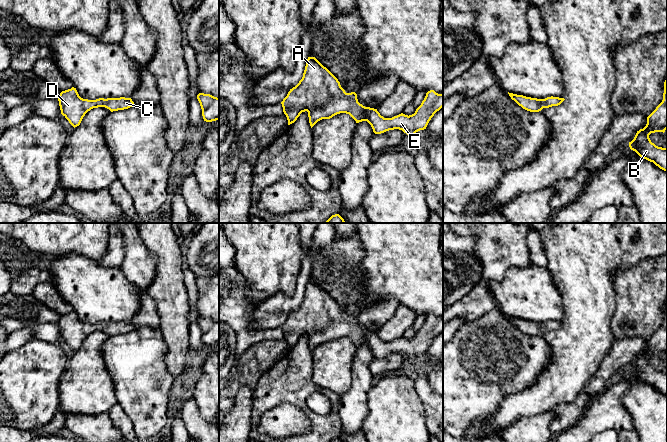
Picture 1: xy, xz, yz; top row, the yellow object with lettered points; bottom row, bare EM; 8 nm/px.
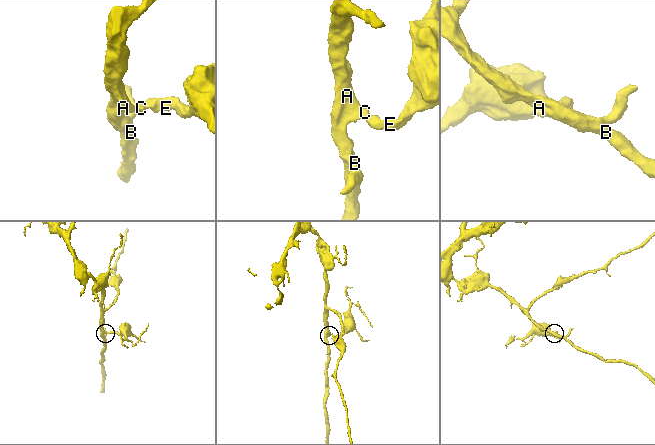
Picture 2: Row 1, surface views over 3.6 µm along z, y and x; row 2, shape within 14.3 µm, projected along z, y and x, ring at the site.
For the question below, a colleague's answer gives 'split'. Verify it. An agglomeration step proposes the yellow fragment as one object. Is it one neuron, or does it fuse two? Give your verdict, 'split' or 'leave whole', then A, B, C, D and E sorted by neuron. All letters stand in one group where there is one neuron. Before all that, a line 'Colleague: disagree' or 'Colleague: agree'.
Colleague: disagree
leave whole; A B C D E

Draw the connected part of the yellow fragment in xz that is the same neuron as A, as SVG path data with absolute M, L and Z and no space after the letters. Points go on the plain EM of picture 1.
M308 281L302 303L290 313L281 328L288 349L294 347L305 335L308 336L311 352L322 343L346 337L356 347L367 345L375 358L399 353L411 361L426 353L434 338L443 331L443 317L428 315L412 339L401 337L392 342L384 342L377 333L360 328L355 316L346 317L338 303L315 281Z

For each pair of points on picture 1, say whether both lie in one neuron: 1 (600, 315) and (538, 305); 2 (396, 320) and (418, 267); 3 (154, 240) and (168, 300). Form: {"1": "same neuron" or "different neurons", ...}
{"1": "different neurons", "2": "different neurons", "3": "same neuron"}

